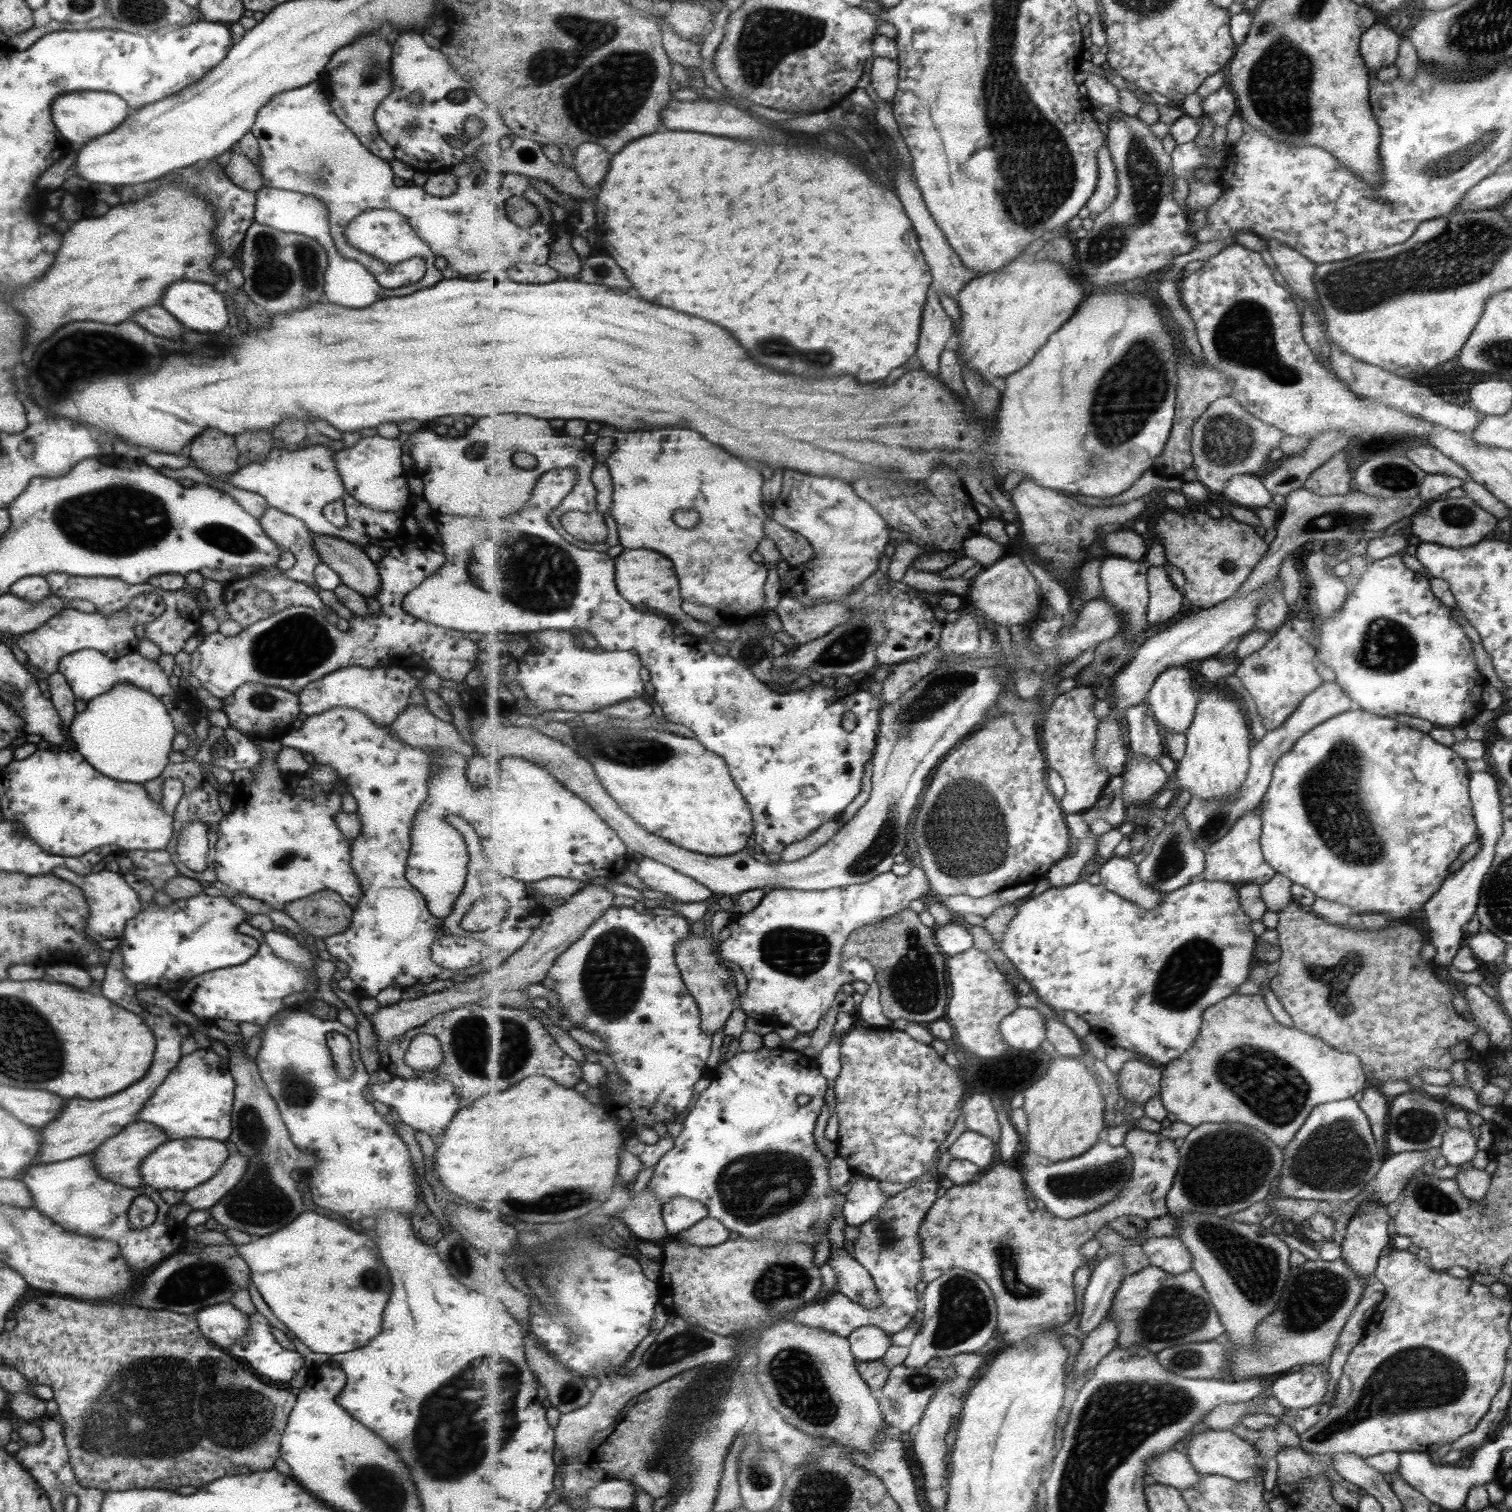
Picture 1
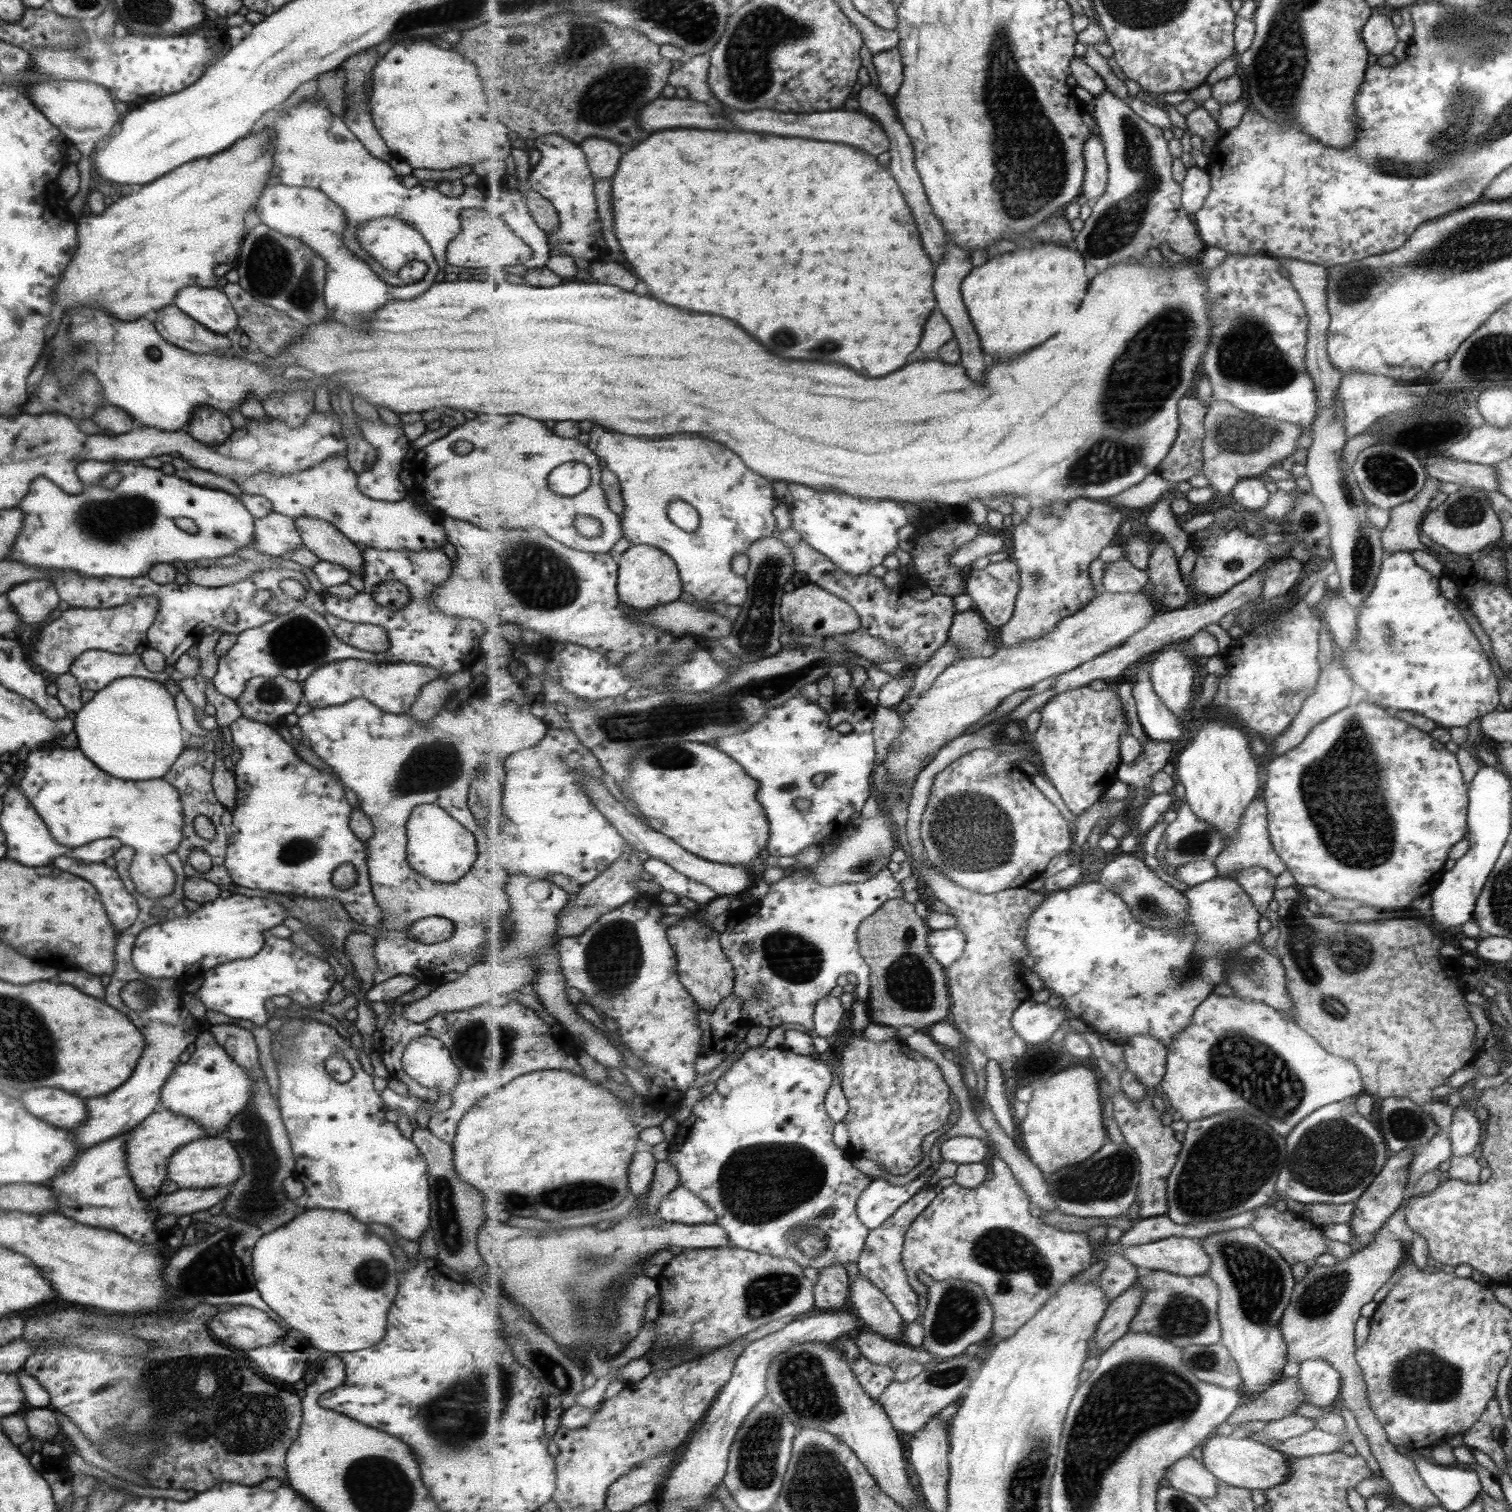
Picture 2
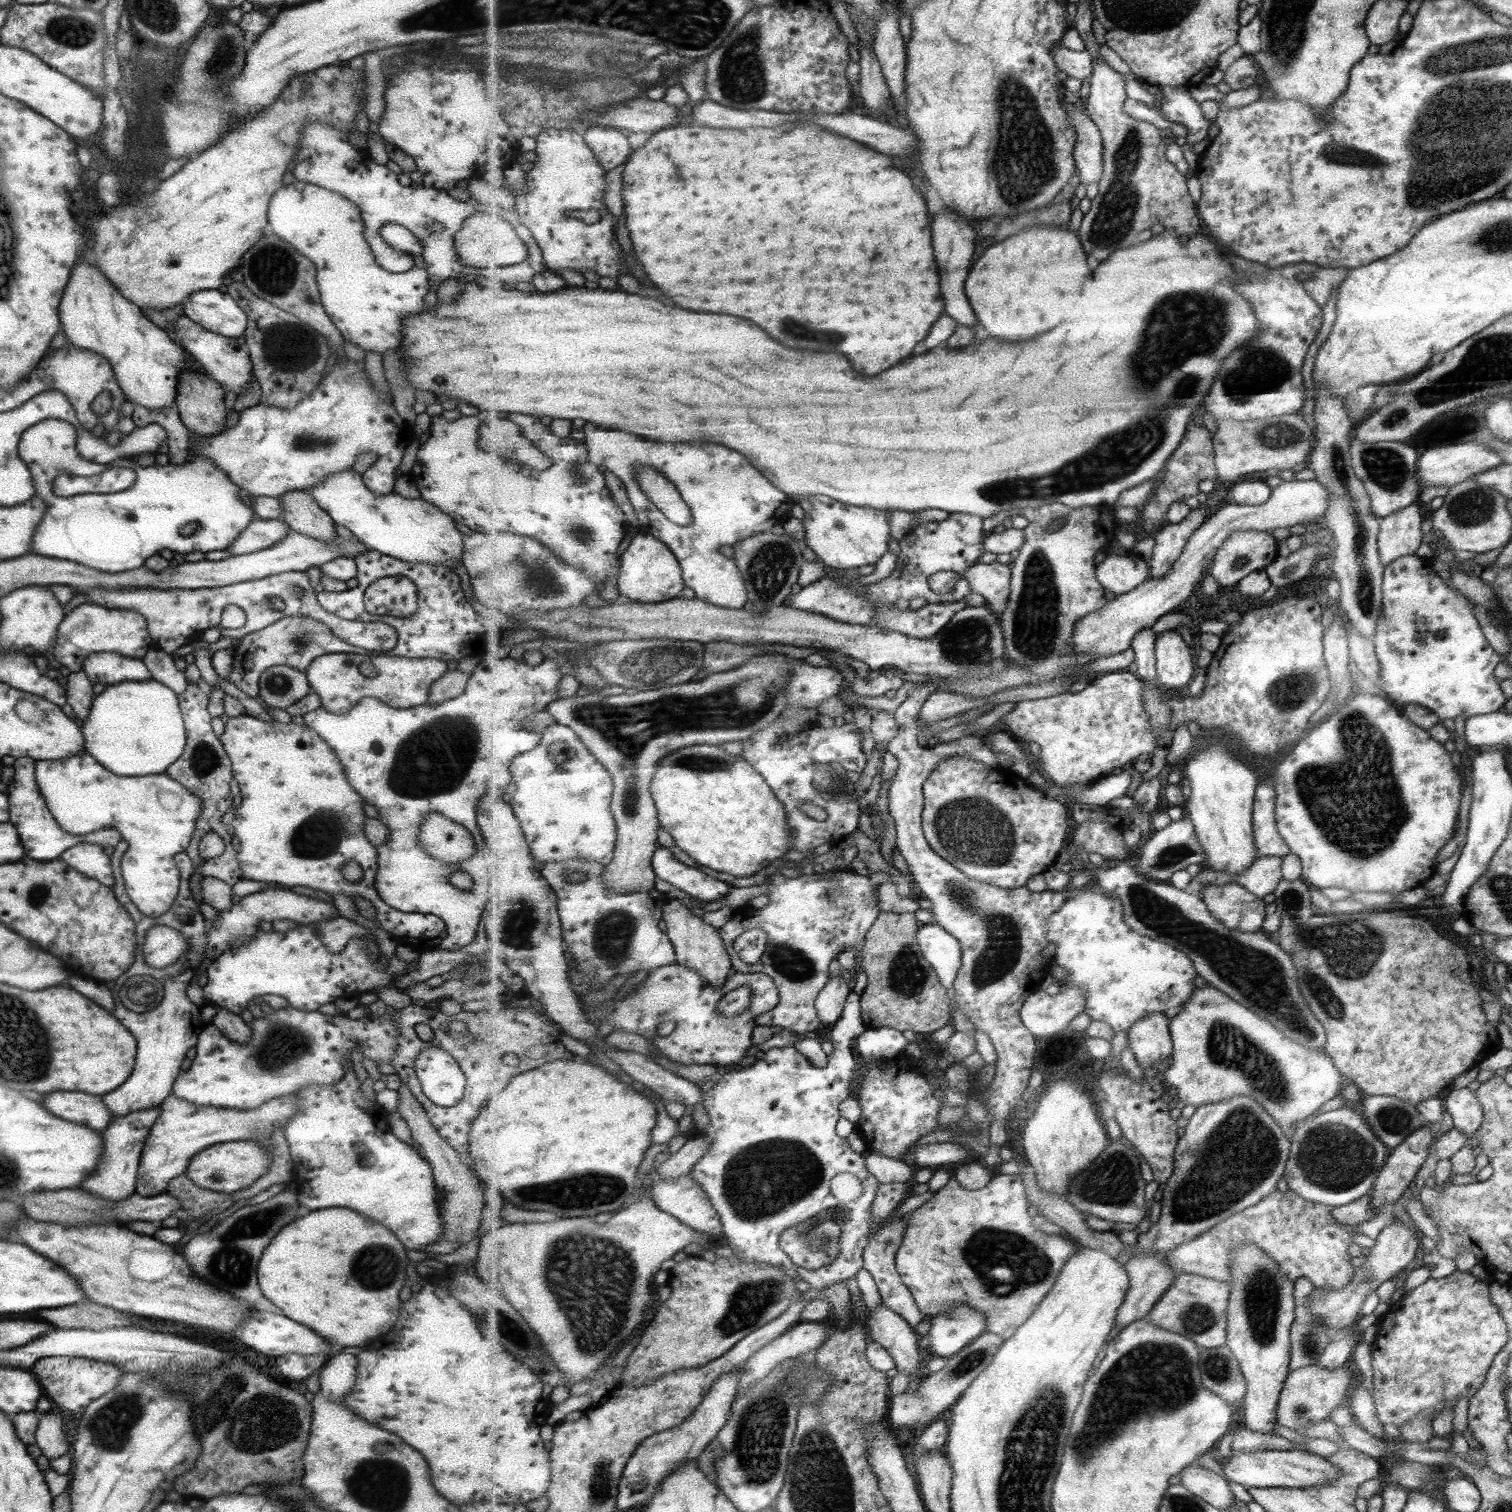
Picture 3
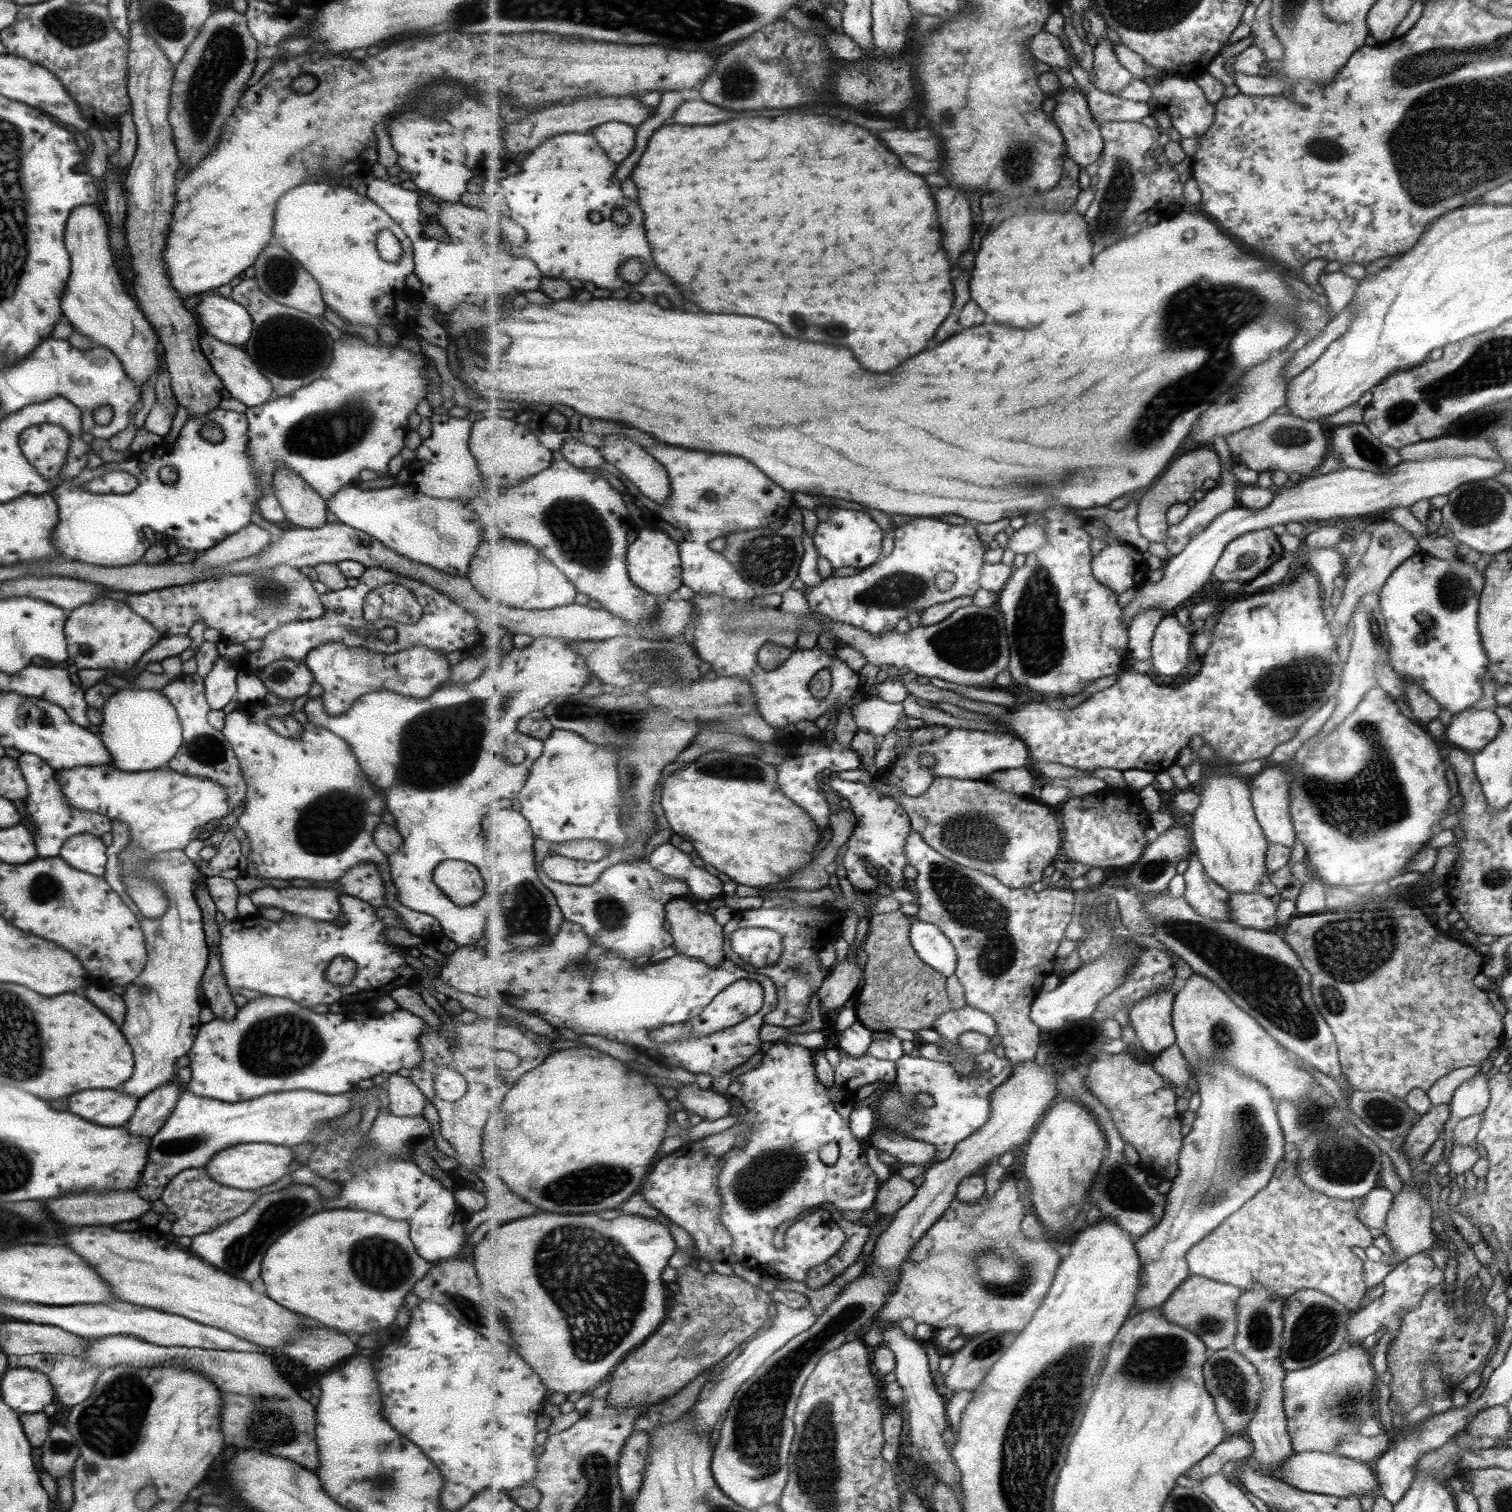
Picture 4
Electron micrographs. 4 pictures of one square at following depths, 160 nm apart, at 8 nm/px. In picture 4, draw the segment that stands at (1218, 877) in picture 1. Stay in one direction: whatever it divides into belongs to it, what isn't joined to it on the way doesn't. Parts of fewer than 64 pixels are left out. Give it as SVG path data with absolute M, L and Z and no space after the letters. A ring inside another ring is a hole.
M1267 768L1257 774L1251 788L1256 817L1268 841L1291 848L1294 825L1287 812L1287 778L1279 768Z

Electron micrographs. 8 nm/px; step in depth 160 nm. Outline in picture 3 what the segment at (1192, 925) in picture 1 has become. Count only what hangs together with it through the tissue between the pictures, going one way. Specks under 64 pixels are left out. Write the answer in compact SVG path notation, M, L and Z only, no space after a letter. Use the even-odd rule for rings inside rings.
M1209 884L1200 897L1225 926L1246 933L1263 930L1266 903L1241 884ZM1079 890L1075 894L1068 892L1065 905L1051 915L1047 928L1048 939L1056 945L1052 963L1067 970L1068 979L1063 979L1059 984L1082 988L1088 998L1084 1012L1092 1021L1107 1022L1115 1032L1129 1031L1137 1021L1153 1013L1166 1014L1171 1022L1183 1010L1193 991L1196 991L1193 978L1198 976L1198 972L1189 955L1170 944L1135 932L1125 922L1124 907L1120 900L1107 898L1105 891L1101 893L1083 890L1083 894L1079 894Z

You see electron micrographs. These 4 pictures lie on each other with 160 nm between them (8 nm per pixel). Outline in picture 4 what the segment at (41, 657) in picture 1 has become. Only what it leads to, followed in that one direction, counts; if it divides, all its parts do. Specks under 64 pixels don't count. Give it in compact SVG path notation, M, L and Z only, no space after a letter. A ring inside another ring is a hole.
M104 596L99 597L95 604L83 604L74 608L65 620L63 634L68 658L77 670L133 669L139 657L163 638L147 620L135 614L126 602Z

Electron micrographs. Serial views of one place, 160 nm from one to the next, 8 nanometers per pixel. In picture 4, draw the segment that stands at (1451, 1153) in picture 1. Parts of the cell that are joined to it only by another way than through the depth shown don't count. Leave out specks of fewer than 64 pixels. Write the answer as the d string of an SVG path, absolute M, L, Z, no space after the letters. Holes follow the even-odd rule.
M1479 1070L1464 1080L1454 1091L1448 1106L1449 1114L1459 1119L1484 1113L1489 1101L1488 1079Z

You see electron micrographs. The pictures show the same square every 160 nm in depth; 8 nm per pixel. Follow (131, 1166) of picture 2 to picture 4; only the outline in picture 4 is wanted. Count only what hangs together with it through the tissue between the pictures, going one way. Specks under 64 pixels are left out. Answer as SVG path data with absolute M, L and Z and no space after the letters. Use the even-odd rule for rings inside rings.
M188 1090L179 1094L175 1109L171 1116L163 1124L163 1127L148 1139L148 1154L146 1166L143 1169L141 1180L134 1193L146 1201L153 1201L159 1198L163 1187L182 1170L188 1168L205 1167L211 1157L220 1150L231 1146L245 1143L271 1143L275 1146L291 1148L297 1144L305 1144L312 1139L313 1129L317 1129L323 1121L347 1114L353 1104L349 1099L349 1093L327 1096L308 1090L290 1090L279 1093L265 1094L259 1098L253 1098L242 1102L219 1102L211 1098L199 1098Z

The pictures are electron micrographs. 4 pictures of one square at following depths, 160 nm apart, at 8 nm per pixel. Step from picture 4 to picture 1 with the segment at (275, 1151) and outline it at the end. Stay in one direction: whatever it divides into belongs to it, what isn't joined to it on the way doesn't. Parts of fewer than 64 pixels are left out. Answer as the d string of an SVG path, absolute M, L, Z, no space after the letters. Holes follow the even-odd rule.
M180 1138L167 1140L147 1154L140 1166L140 1177L145 1188L171 1189L174 1191L191 1190L209 1180L229 1157L230 1148L225 1142L208 1138Z

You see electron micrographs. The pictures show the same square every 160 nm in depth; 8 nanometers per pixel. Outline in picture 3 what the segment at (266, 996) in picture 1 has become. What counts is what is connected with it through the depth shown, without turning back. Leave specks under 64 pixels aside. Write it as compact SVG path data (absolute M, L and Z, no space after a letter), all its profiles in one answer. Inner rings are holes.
M316 924L296 925L294 928L282 932L273 928L264 932L255 930L252 939L248 941L233 941L207 967L207 982L202 987L202 998L209 1005L228 1010L239 1015L245 1009L249 1000L263 994L275 994L288 1002L289 1007L305 1012L316 1011L323 1004L333 1003L336 998L355 997L363 992L373 992L377 981L384 973L383 958L371 960L366 953L367 943L359 937L350 938L337 953L330 953L319 940Z

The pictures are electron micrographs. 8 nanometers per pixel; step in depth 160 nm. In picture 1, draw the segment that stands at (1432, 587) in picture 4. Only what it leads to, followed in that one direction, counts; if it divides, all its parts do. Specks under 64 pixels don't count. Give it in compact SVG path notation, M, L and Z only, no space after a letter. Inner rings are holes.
M1389 555L1385 558L1369 563L1367 570L1360 576L1360 579L1351 586L1350 592L1346 596L1346 600L1342 604L1340 611L1331 619L1323 619L1319 631L1319 663L1330 668L1335 674L1334 682L1342 688L1343 694L1351 700L1355 700L1361 710L1371 710L1377 716L1387 716L1389 712L1397 712L1397 714L1409 714L1409 716L1417 716L1423 720L1437 724L1437 726L1452 728L1454 725L1471 722L1473 716L1476 716L1481 710L1482 704L1479 704L1479 696L1483 691L1485 681L1483 676L1479 674L1475 664L1475 656L1471 654L1471 642L1463 636L1463 630L1457 626L1449 614L1450 608L1443 605L1439 599L1433 596L1429 590L1428 575L1419 572L1416 567L1406 558L1395 555Z

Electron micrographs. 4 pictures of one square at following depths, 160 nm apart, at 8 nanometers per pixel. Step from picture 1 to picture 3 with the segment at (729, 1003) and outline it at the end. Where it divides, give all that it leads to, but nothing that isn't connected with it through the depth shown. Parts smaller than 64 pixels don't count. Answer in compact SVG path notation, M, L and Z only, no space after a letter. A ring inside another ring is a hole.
M676 899L668 900L667 904L662 907L662 915L667 924L666 931L678 954L678 963L696 970L711 983L711 986L721 989L726 984L730 974L736 970L722 939L720 928L707 924L702 917L695 916L691 910Z

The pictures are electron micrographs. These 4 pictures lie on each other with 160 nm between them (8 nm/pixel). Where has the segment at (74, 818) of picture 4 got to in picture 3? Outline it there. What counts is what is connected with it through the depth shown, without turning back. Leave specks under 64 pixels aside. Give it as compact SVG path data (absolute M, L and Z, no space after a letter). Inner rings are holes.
M23 757L13 761L14 777L12 783L7 786L7 796L9 807L9 820L17 834L19 835L20 844L24 850L24 856L28 856L36 861L52 861L70 846L77 843L91 843L99 845L101 848L105 846L114 847L117 841L120 841L119 832L115 829L103 828L103 830L94 830L85 834L73 834L65 832L52 817L44 798L39 792L37 781L35 780L35 759Z

